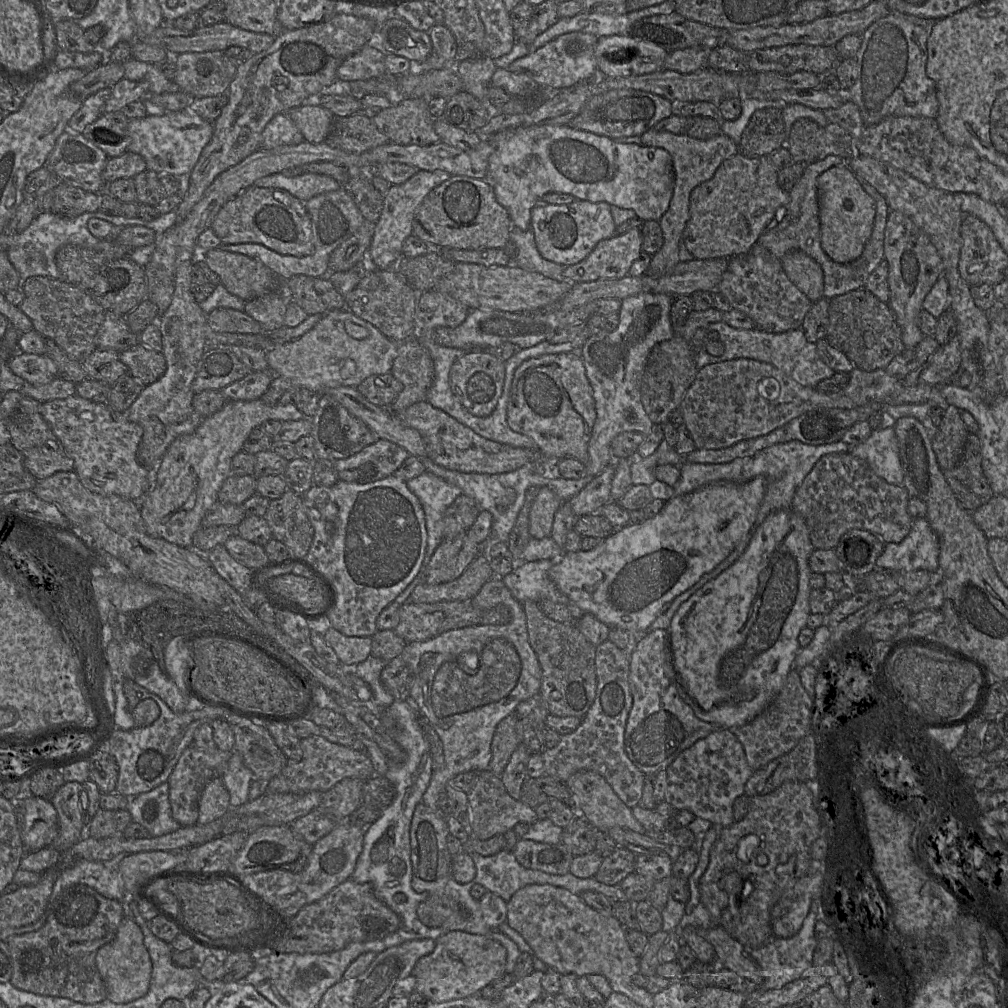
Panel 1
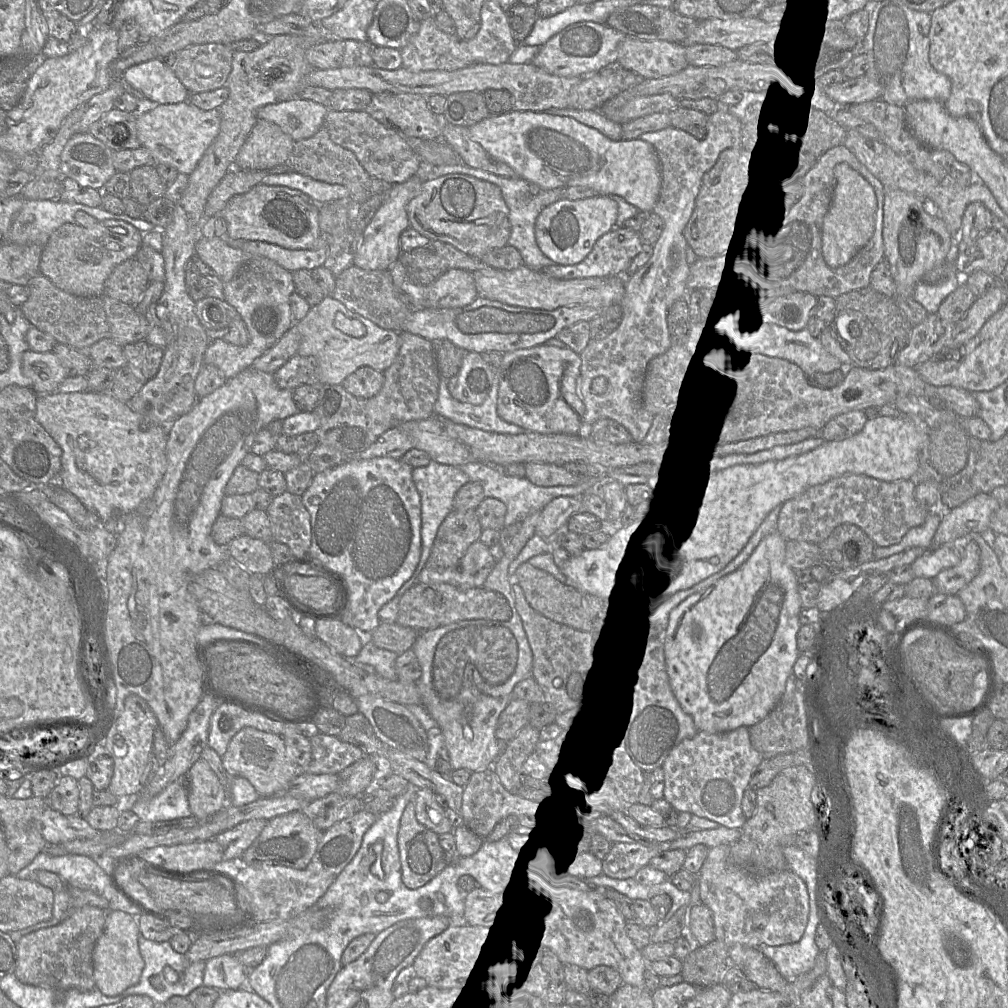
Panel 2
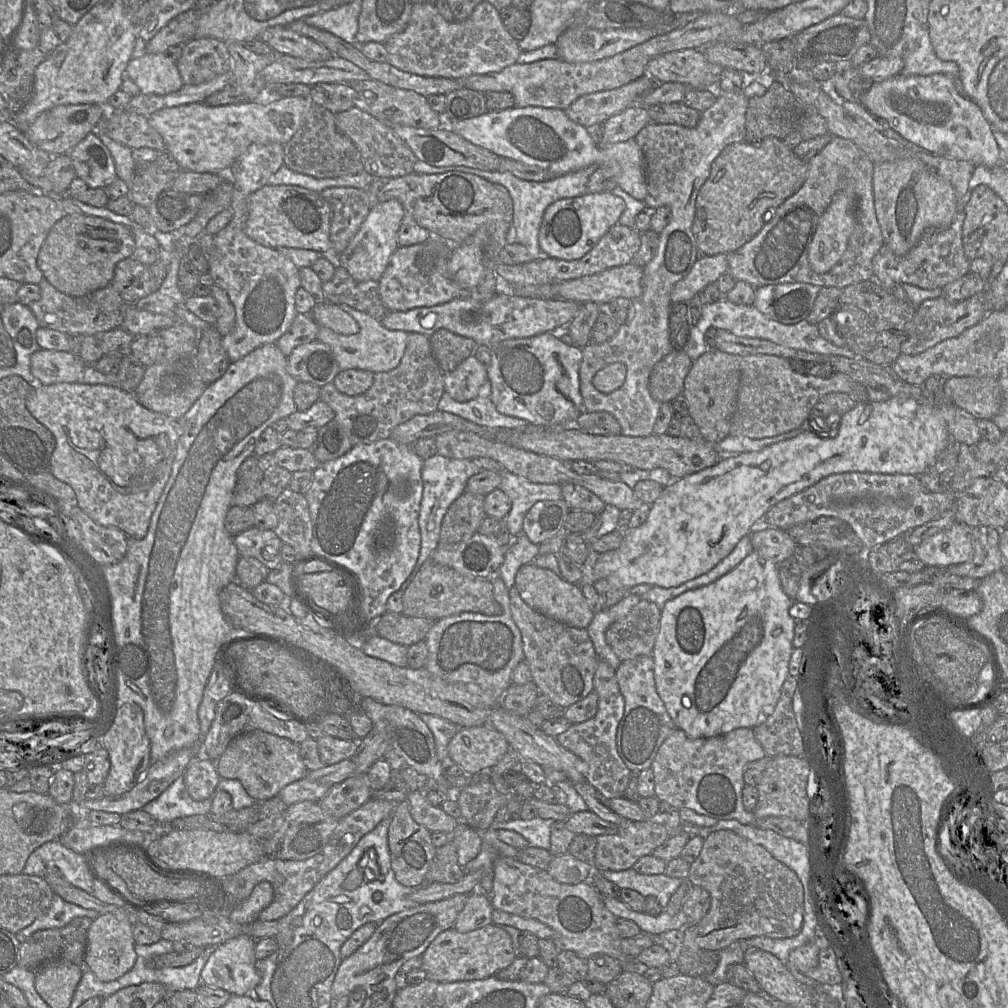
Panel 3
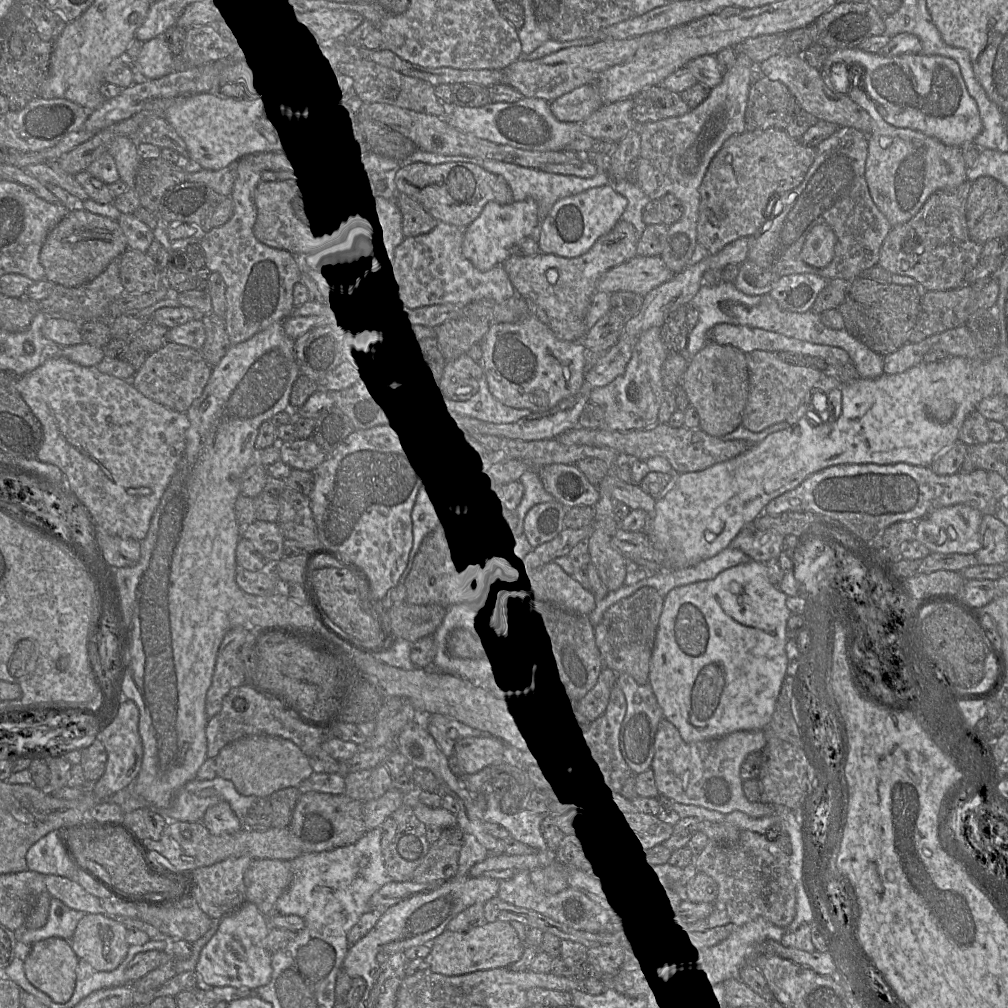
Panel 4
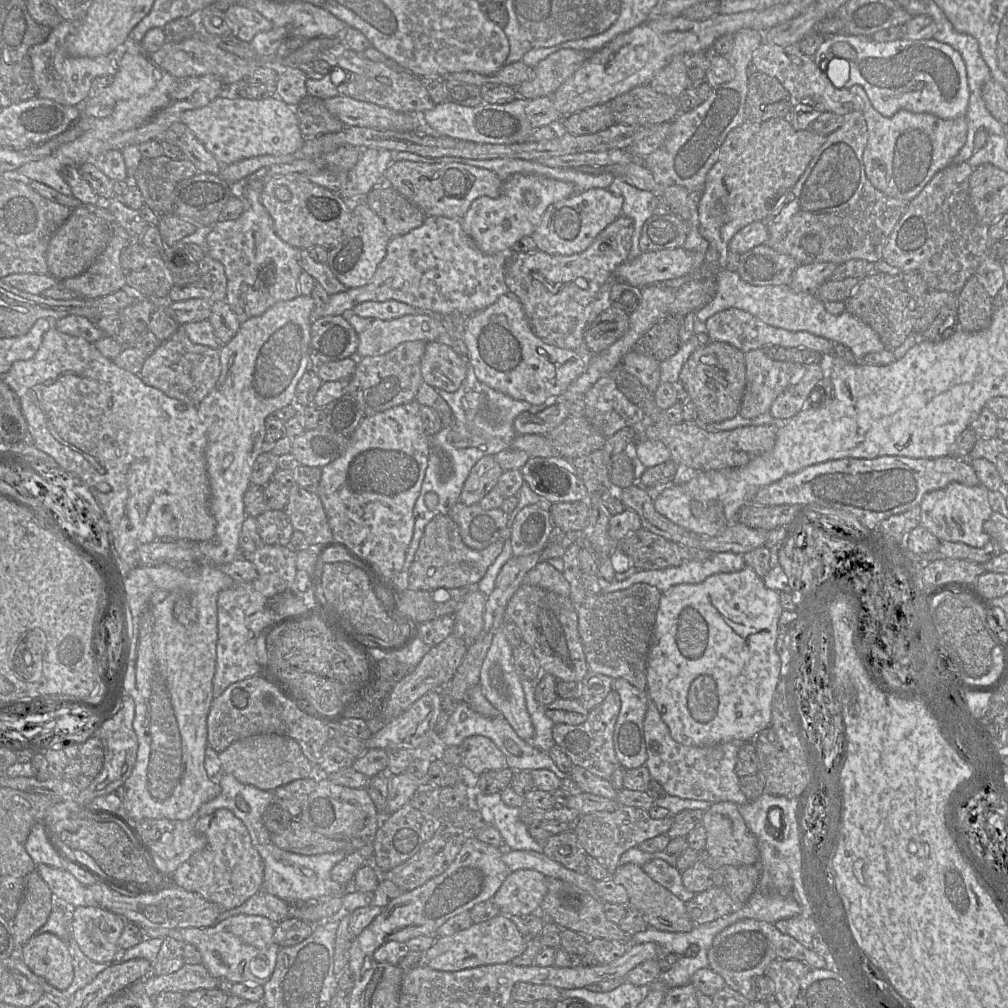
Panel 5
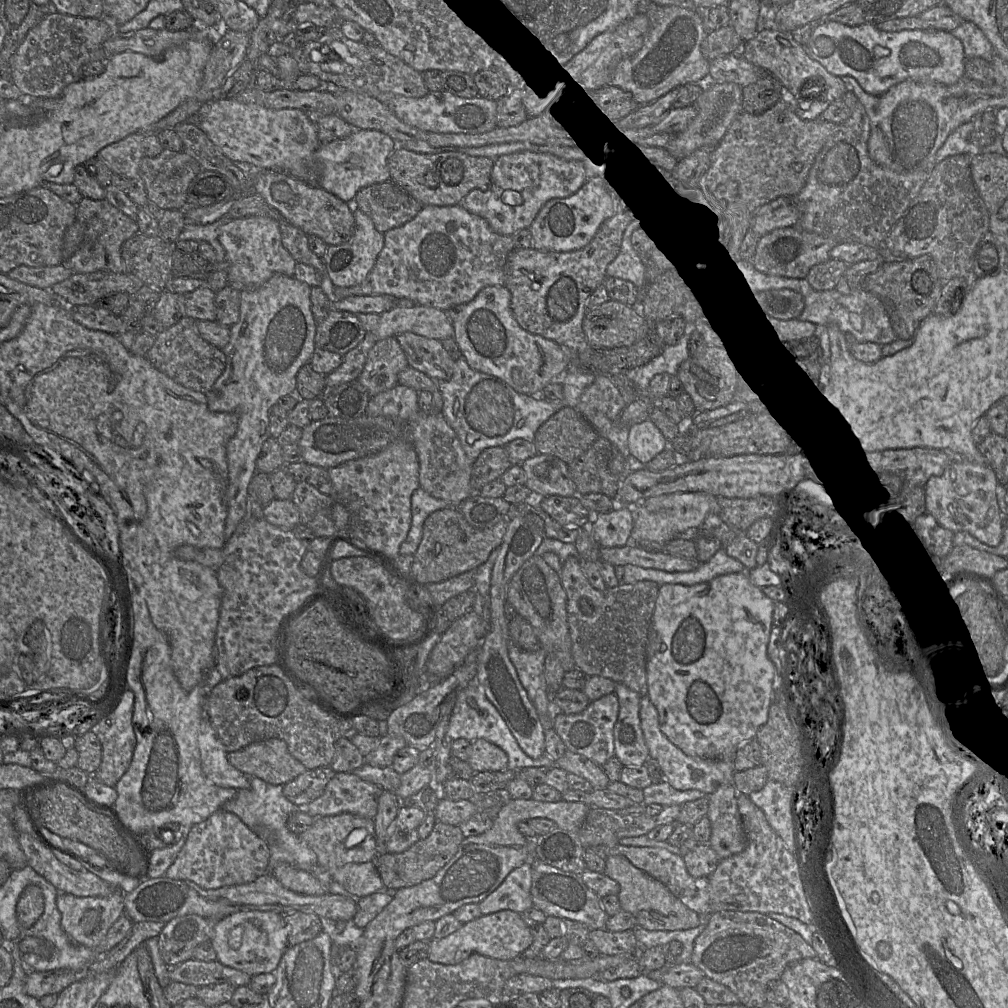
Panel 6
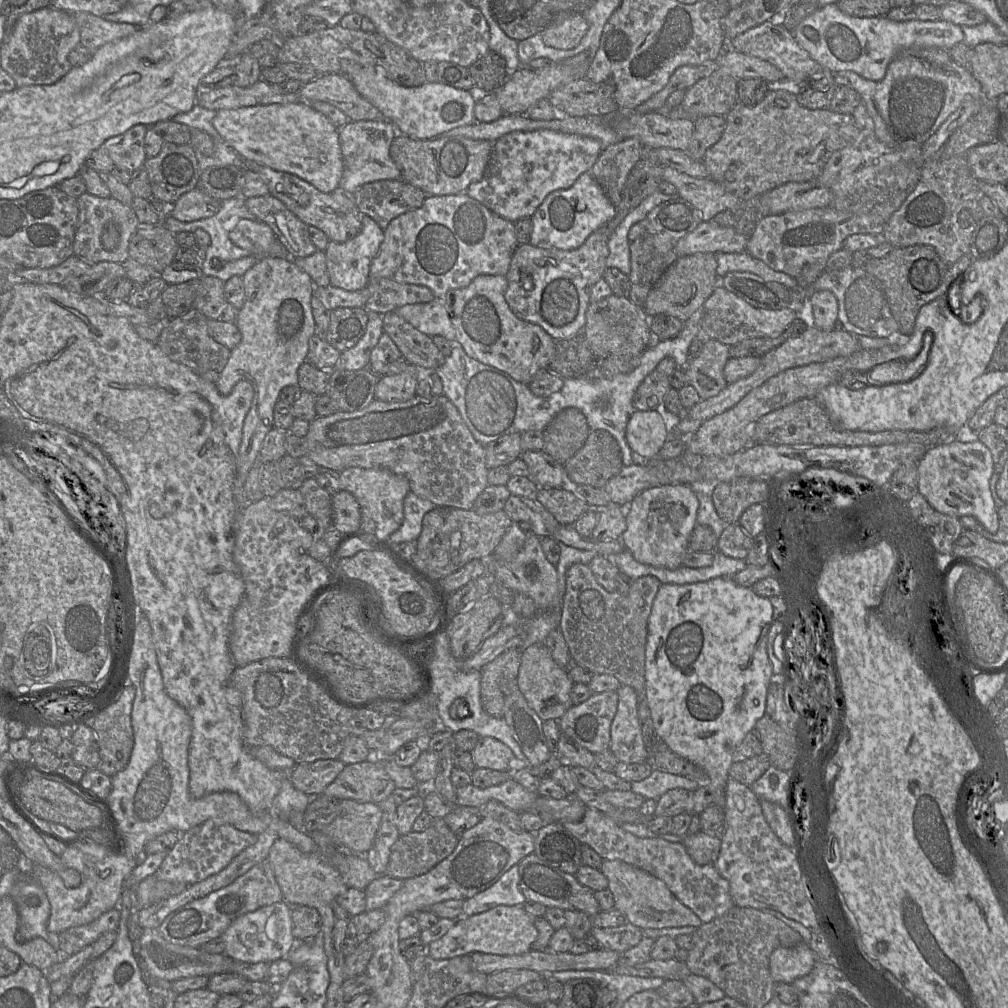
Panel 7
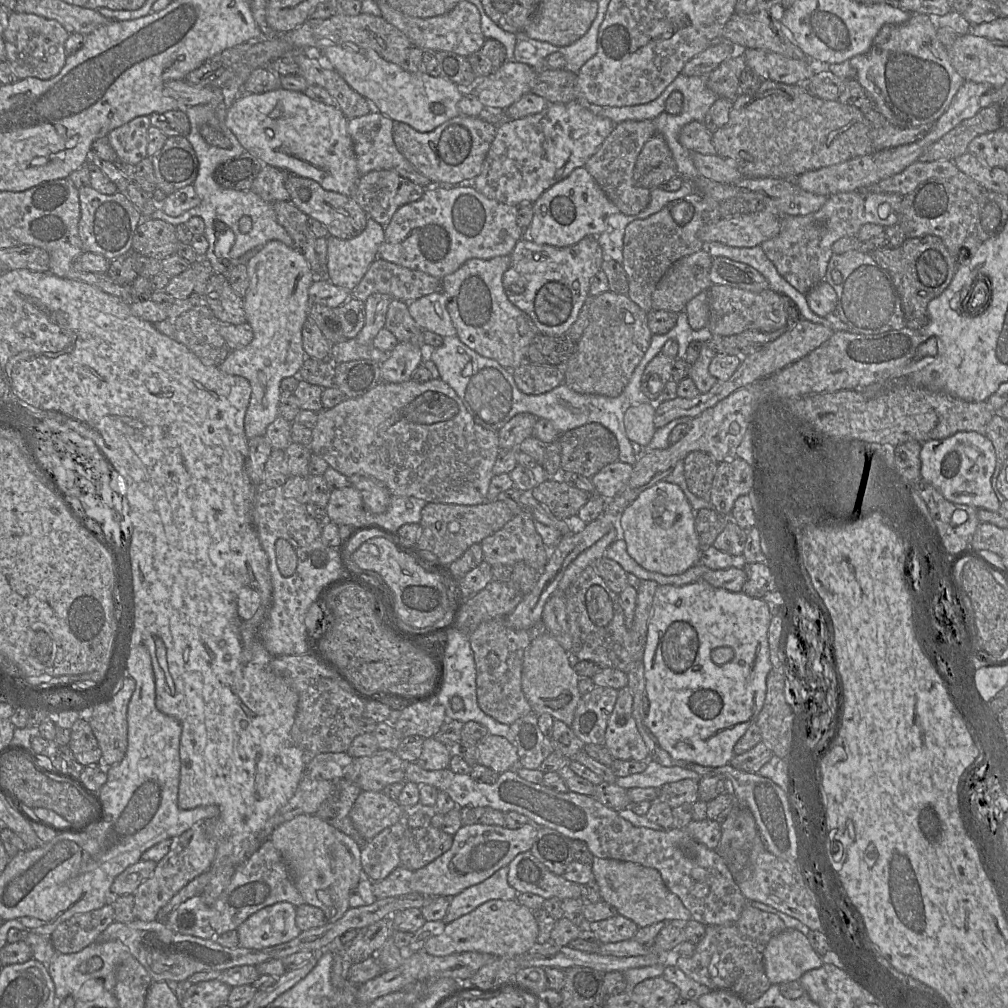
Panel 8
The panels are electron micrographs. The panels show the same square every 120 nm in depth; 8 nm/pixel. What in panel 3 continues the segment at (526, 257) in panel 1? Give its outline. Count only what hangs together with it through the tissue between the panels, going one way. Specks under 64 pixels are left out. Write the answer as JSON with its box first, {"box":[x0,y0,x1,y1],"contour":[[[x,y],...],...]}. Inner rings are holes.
{"box":[414,160,599,260],"contour":[[[418,160],[414,164],[414,172],[418,174],[439,174],[452,170],[466,172],[481,176],[491,182],[501,184],[507,188],[513,201],[512,218],[512,240],[527,247],[532,255],[532,260],[544,258],[538,242],[540,226],[544,213],[549,205],[563,198],[573,198],[588,193],[588,180],[599,166],[592,165],[577,171],[566,173],[565,175],[554,177],[545,181],[529,181],[516,177],[510,172],[488,171],[468,166],[432,166],[426,162]]]}

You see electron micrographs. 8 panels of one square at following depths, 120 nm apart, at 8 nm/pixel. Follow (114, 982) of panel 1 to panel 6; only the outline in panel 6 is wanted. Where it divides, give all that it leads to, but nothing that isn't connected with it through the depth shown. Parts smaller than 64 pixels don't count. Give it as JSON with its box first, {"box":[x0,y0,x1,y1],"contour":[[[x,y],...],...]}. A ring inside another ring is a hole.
{"box":[56,889,124,948],"contour":[[[114,889],[106,897],[76,897],[58,893],[56,903],[61,913],[61,927],[78,944],[96,948],[105,938],[114,922],[124,914],[124,892]]]}

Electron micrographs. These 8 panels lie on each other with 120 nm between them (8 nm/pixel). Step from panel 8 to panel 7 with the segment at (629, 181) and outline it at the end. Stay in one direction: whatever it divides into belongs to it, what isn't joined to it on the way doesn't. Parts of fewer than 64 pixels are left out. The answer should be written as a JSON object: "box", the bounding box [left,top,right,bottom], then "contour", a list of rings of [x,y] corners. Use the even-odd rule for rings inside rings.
{"box":[591,138,645,207],"contour":[[[625,138],[604,147],[591,174],[615,207],[621,204],[622,192],[631,170],[643,157],[645,147],[636,138]]]}

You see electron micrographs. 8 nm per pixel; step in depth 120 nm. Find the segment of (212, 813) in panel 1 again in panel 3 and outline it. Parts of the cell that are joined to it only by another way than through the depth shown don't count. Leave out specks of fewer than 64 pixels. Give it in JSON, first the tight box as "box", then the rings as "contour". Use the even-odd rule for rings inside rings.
{"box":[183,755,221,801],"contour":[[[203,755],[195,758],[188,765],[183,777],[187,791],[195,801],[203,801],[212,797],[221,779],[216,762]]]}

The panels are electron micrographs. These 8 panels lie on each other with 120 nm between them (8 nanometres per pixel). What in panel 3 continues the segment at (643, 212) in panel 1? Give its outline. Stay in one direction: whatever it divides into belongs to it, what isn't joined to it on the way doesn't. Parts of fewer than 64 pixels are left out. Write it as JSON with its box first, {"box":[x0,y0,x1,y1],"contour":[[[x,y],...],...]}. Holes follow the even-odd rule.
{"box":[453,106,647,201],"contour":[[[515,106],[502,111],[487,111],[480,116],[454,122],[453,131],[502,158],[546,169],[553,177],[592,165],[610,168],[617,186],[637,200],[644,201],[647,196],[645,159],[637,142],[631,139],[598,146],[588,129],[573,122],[564,110]]]}

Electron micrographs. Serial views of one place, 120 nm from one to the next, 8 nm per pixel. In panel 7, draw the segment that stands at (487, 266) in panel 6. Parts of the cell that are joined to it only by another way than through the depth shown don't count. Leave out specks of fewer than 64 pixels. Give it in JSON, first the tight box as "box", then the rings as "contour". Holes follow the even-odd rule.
{"box":[369,193,517,299],"contour":[[[467,193],[426,196],[421,207],[399,215],[384,229],[384,239],[372,260],[369,278],[389,278],[399,283],[426,286],[436,299],[445,299],[448,291],[467,287],[479,275],[506,276],[517,246],[515,223],[494,213]]]}

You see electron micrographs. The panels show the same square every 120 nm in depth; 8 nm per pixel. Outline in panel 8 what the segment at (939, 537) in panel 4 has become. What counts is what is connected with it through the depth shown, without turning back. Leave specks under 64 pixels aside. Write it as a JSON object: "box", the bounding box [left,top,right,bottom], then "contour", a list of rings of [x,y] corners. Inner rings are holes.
{"box":[921,431,1000,511],"contour":[[[961,431],[939,440],[922,443],[921,477],[955,504],[997,511],[1000,502],[991,484],[996,466],[996,452],[991,440],[980,432]]]}

